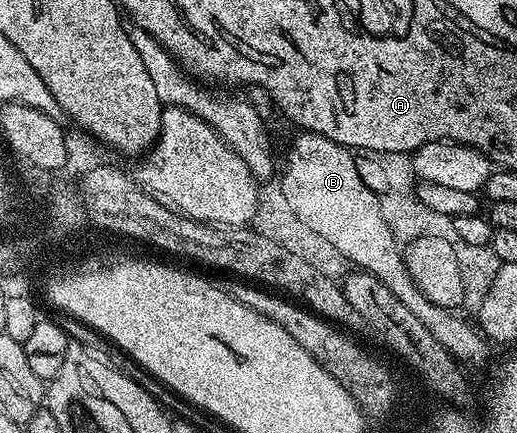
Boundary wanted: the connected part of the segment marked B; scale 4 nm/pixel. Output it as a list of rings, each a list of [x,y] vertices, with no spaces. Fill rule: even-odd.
[[[303,130],[296,134],[297,136],[294,138],[287,154],[285,168],[281,176],[281,185],[279,185],[279,191],[294,215],[301,223],[330,242],[342,259],[346,261],[349,259],[355,264],[354,267],[375,275],[400,300],[405,308],[409,308],[409,311],[427,327],[432,336],[457,361],[464,365],[467,363],[473,366],[485,363],[488,343],[482,333],[472,323],[469,325],[463,319],[457,317],[454,311],[435,306],[422,294],[411,278],[408,263],[405,258],[402,258],[399,250],[401,248],[400,243],[394,238],[383,218],[380,195],[371,191],[367,184],[364,184],[359,171],[357,171],[356,155],[350,149],[343,147],[341,143],[332,142],[331,139],[323,137],[318,132]]]

